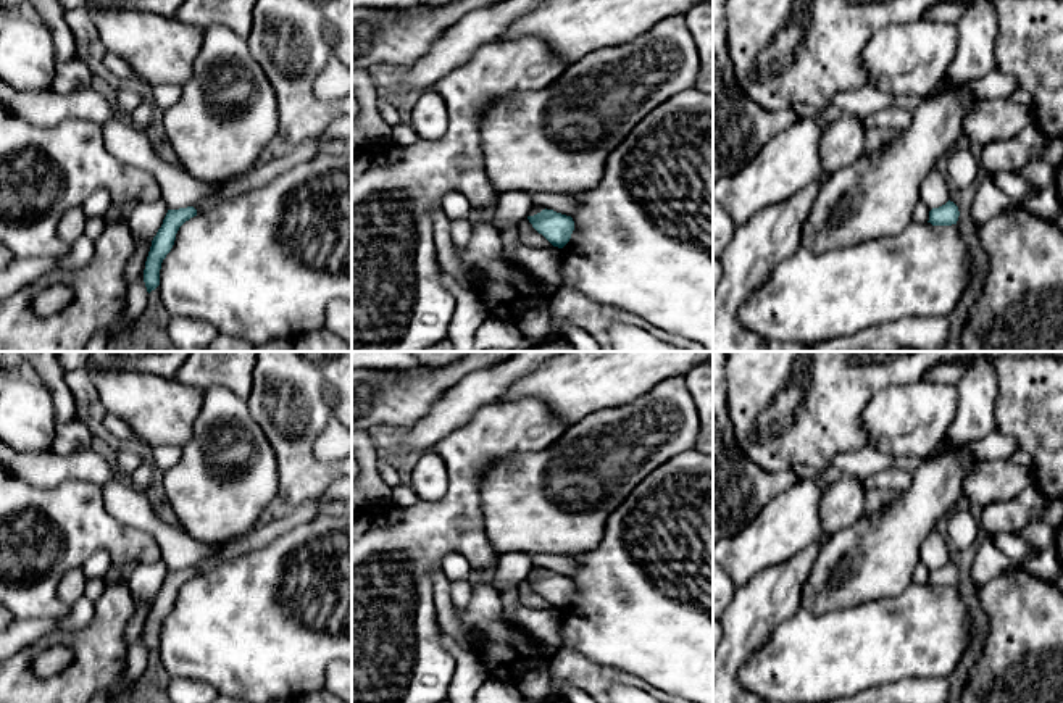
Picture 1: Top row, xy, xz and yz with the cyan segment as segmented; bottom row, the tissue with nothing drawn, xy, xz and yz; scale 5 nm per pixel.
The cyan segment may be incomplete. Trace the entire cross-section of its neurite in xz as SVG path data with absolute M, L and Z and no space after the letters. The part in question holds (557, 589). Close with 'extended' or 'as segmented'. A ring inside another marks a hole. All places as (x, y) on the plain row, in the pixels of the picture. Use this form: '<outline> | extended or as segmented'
M547 569L534 577L527 577L527 580L539 595L558 609L563 609L569 603L574 592L571 577Z | as segmented

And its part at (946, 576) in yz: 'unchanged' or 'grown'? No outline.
unchanged

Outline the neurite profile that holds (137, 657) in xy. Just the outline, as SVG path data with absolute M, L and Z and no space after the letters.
M144 635L127 650L126 668L121 679L111 687L115 697L132 685L145 671L148 653L144 643Z

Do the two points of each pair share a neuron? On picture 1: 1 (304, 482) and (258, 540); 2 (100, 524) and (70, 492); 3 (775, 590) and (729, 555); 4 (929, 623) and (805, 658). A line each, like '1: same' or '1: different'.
1: different
2: same
3: different
4: same

